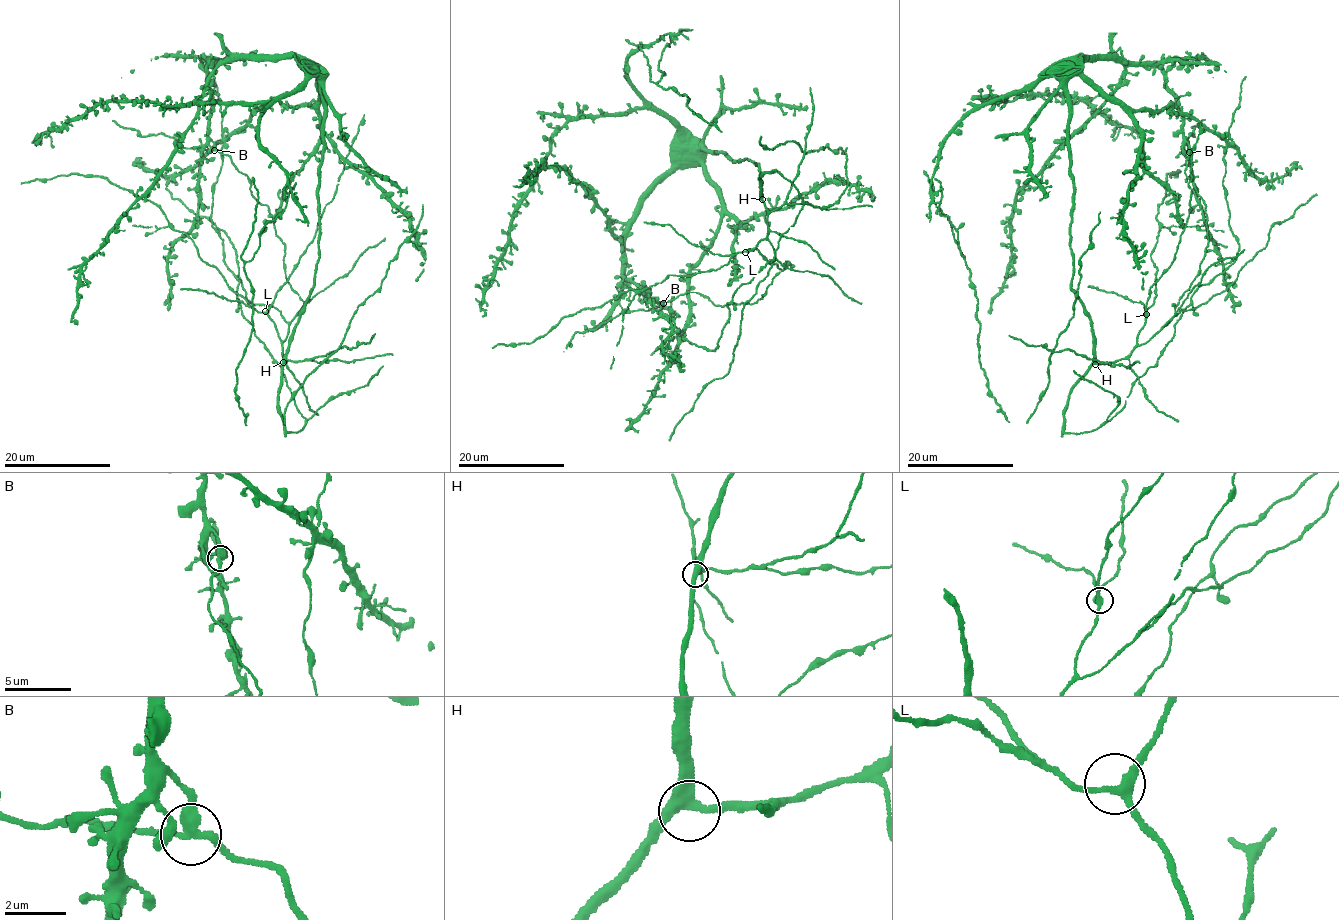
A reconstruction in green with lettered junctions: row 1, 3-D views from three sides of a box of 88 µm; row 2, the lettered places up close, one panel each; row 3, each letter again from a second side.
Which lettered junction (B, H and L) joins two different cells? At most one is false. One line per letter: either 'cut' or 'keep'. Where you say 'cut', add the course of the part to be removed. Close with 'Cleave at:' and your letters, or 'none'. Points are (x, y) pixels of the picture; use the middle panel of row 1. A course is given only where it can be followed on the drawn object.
B: keep
H: keep
L: keep
Cleave at: none

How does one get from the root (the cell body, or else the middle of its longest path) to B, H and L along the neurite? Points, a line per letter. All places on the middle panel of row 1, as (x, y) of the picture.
B: (725, 155), (700, 150), (673, 168), (643, 201), (629, 231), (624, 276), (642, 288), (646, 297), (662, 303)
H: (725, 155), (731, 160), (753, 160), (755, 165), (760, 164), (762, 199)
L: (725, 155), (731, 160), (753, 160), (755, 165), (760, 164), (762, 198), (768, 212), (767, 234), (745, 252)

